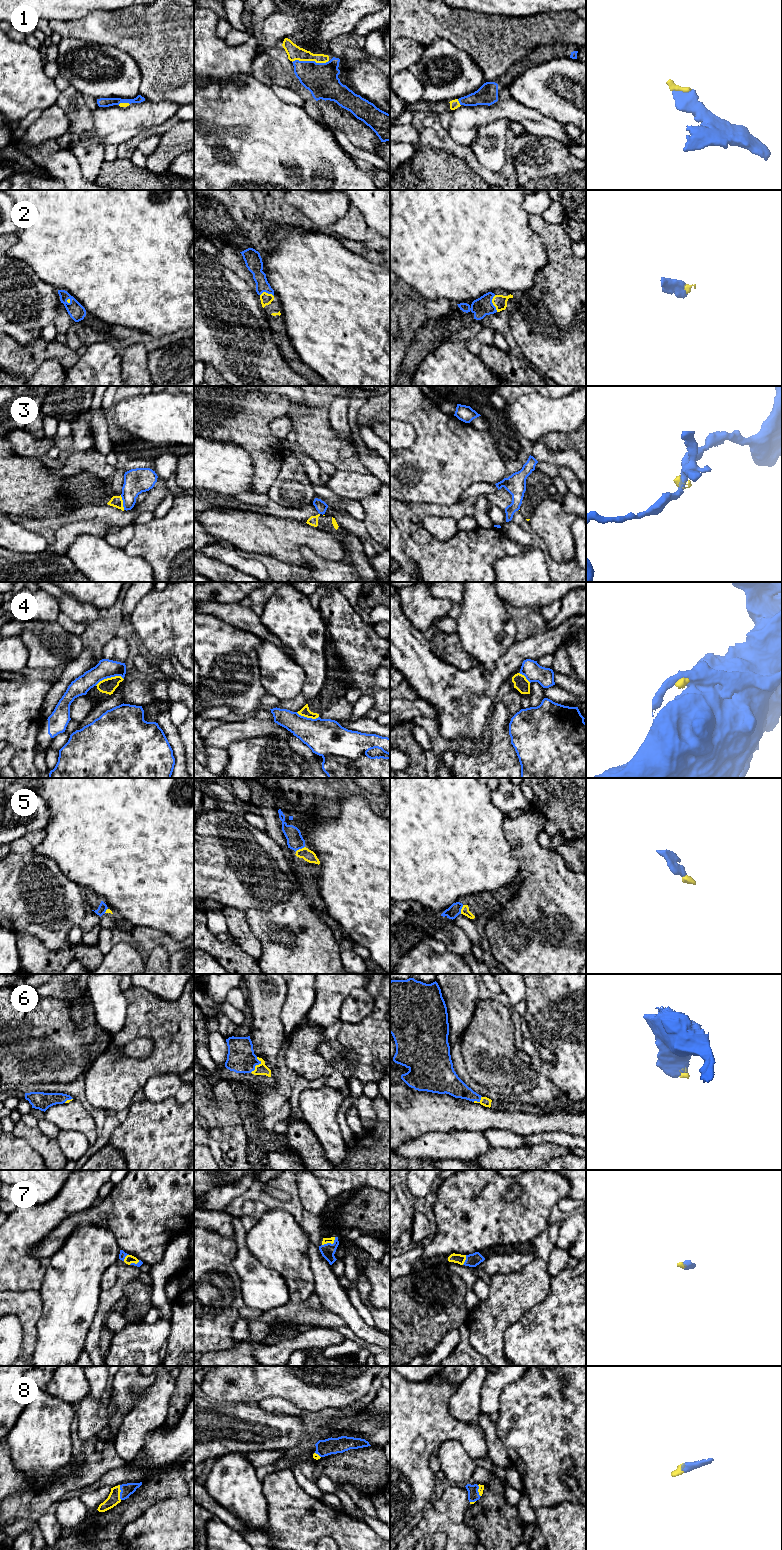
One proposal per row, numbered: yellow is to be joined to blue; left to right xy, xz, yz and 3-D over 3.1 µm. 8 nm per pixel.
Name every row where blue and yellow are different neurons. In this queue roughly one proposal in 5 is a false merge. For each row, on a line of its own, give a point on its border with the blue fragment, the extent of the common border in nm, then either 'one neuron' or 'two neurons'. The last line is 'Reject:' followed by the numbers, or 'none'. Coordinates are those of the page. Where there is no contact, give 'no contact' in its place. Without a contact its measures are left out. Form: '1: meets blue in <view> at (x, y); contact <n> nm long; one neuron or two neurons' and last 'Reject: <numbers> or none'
1: meets blue in xz at (310, 61); contact 300 nm long; one neuron
2: meets blue in yz at (492, 303); contact 140 nm long; one neuron
3: meets blue in xy at (123, 502); contact 120 nm long; two neurons
4: meets blue in xy at (109, 677); contact 240 nm long; two neurons
5: meets blue in xz at (299, 848); contact 90 nm long; one neuron
6: meets blue in xz at (256, 1064); contact 140 nm long; one neuron
7: meets blue in xz at (330, 1243); contact 130 nm long; one neuron
8: meets blue in xy at (120, 1492); contact 120 nm long; one neuron
Reject: 3, 4

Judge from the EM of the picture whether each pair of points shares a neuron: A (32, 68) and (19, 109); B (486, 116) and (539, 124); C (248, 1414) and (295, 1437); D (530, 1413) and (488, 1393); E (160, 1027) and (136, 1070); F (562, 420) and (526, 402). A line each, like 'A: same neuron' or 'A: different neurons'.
A: same neuron
B: same neuron
C: same neuron
D: different neurons
E: same neuron
F: same neuron

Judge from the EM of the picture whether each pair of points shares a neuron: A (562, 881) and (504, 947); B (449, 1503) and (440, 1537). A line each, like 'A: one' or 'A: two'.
A: one
B: two

